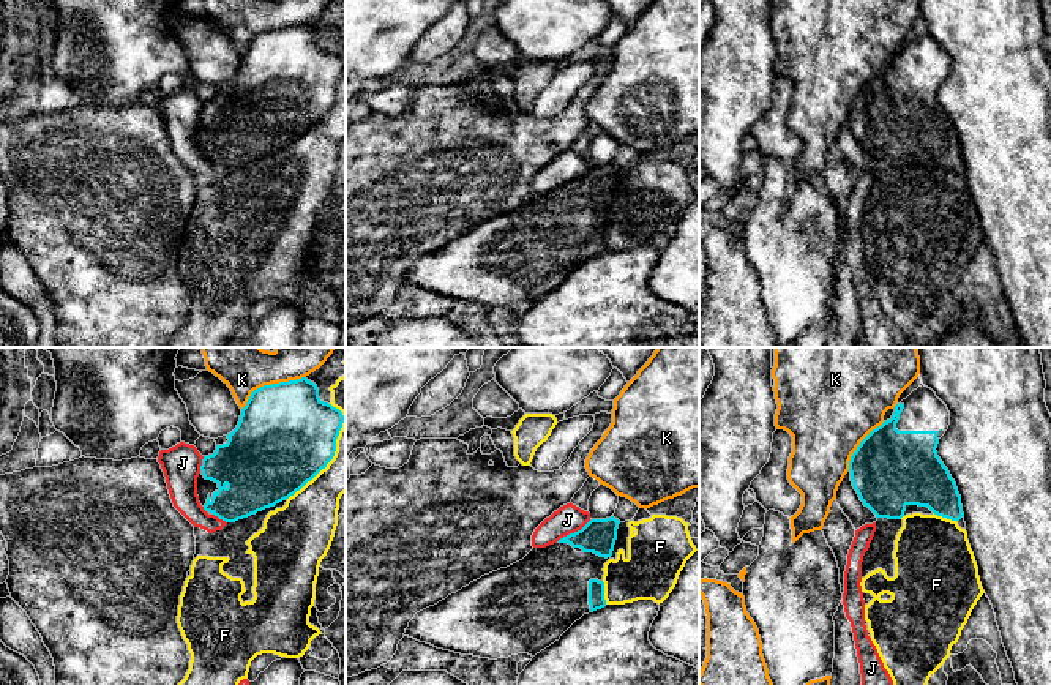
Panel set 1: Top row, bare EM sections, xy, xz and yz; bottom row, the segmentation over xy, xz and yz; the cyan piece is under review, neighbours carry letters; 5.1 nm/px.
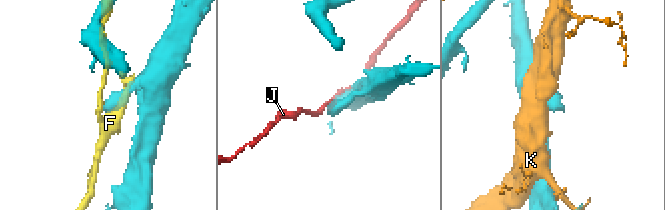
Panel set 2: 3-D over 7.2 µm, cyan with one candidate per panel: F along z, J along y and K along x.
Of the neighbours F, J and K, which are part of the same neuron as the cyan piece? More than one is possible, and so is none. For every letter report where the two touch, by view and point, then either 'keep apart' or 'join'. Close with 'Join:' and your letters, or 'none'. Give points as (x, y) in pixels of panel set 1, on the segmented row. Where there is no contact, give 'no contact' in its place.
F: contact xy (333, 453); keep apart
J: contact xz (575, 532); keep apart
K: contact xy (272, 384); keep apart
Join: none

